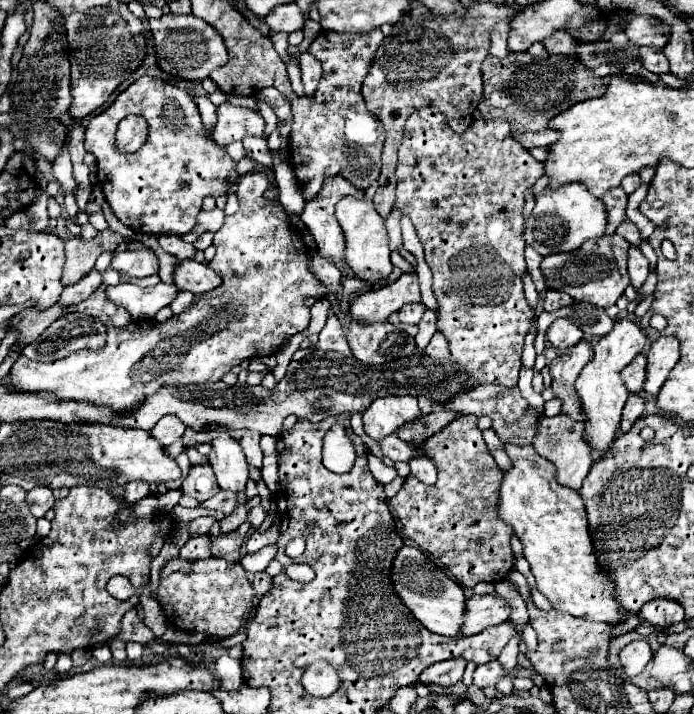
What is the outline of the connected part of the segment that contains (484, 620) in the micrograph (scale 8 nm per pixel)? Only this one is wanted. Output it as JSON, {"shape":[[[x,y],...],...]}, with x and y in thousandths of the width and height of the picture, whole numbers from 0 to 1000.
{"shape":[[[684,832],[673,840],[667,891],[690,888],[705,877],[716,877],[733,868],[736,849],[716,832]]]}

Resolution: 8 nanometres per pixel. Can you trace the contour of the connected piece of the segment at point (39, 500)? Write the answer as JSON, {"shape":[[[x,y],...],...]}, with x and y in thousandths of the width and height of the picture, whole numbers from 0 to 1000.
{"shape":[[[53,681],[53,683],[39,689],[39,706],[42,706],[50,725],[62,725],[65,717],[76,711],[76,703],[79,703],[79,697],[76,697],[76,689],[71,683]]]}

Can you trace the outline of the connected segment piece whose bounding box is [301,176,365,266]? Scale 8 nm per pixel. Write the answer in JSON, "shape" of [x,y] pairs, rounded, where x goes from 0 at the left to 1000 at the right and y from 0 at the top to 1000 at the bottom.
{"shape":[[[480,246],[468,252],[457,280],[439,286],[434,300],[434,308],[457,339],[460,356],[483,373],[497,373],[497,328],[483,305],[483,286],[494,275],[523,277],[526,272],[514,269],[514,263],[509,263],[500,252],[491,252],[491,246]]]}

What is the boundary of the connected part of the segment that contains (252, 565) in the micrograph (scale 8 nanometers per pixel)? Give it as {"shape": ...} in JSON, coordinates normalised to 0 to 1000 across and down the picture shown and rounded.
{"shape":[[[382,765],[382,768],[376,768],[376,770],[367,773],[367,776],[356,776],[356,779],[347,784],[347,793],[350,793],[356,801],[362,801],[362,804],[379,801],[379,798],[388,793],[388,787],[393,784],[396,773],[399,773],[399,765]]]}

